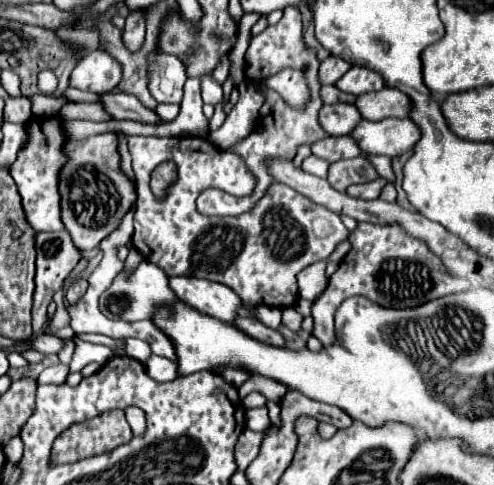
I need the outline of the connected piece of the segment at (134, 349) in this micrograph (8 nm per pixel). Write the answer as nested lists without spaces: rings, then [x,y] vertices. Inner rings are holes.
[[[124,339],[124,345],[126,345],[126,355],[140,361],[140,363],[146,363],[148,357],[152,355],[150,347],[140,339]]]

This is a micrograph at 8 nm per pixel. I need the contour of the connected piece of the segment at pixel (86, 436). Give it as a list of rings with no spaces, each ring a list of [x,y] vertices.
[[[116,409],[116,411],[106,411],[90,421],[84,423],[76,423],[70,429],[66,429],[56,441],[54,441],[54,449],[52,449],[52,463],[74,463],[78,459],[86,459],[92,455],[100,455],[100,453],[110,453],[112,449],[128,443],[132,439],[132,429],[128,427],[128,421],[124,417],[124,411]]]

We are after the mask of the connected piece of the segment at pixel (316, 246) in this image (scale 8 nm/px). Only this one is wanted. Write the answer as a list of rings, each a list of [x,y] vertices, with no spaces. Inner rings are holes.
[[[128,137],[128,151],[132,155],[132,169],[136,175],[136,211],[134,211],[134,247],[142,253],[142,257],[154,265],[158,265],[168,277],[172,275],[192,275],[204,277],[208,281],[220,281],[228,285],[240,299],[242,305],[270,305],[270,307],[292,307],[298,297],[296,275],[308,265],[330,257],[330,253],[338,247],[342,239],[348,237],[348,229],[340,221],[340,217],[326,207],[318,207],[308,197],[296,193],[288,185],[274,183],[266,197],[258,201],[258,205],[240,217],[204,217],[196,211],[196,199],[200,191],[204,191],[206,179],[206,163],[210,163],[210,141],[200,137]],[[172,159],[176,163],[178,177],[166,189],[166,195],[158,199],[148,189],[148,179],[152,169],[160,163]]]

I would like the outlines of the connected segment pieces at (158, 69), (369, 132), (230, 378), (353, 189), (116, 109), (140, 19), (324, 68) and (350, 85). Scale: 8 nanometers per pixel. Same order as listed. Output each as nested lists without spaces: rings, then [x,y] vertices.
[[[152,51],[148,57],[148,77],[150,93],[158,103],[180,105],[186,75],[182,63],[176,57]]]
[[[382,119],[382,121],[362,121],[352,137],[358,141],[360,149],[370,155],[396,157],[420,141],[422,133],[412,119]]]
[[[230,367],[224,369],[220,375],[222,375],[228,383],[232,383],[232,385],[236,385],[236,387],[242,385],[242,383],[250,377],[250,373],[246,373],[246,371],[242,371],[242,369],[230,369]]]
[[[378,177],[378,179],[374,179],[374,181],[370,181],[370,183],[350,185],[350,187],[346,189],[346,193],[348,193],[350,197],[358,197],[358,199],[378,199],[378,197],[380,197],[380,191],[382,191],[382,187],[384,187],[386,183],[388,183],[386,179]]]
[[[102,93],[98,97],[98,103],[104,107],[104,111],[112,119],[134,119],[134,121],[144,121],[144,123],[158,123],[160,117],[146,109],[136,97],[126,95],[126,93]]]
[[[132,11],[128,15],[122,41],[130,53],[136,53],[142,47],[144,43],[144,13],[142,11]]]
[[[330,55],[330,57],[324,59],[322,65],[320,65],[320,81],[322,81],[322,85],[336,83],[350,67],[352,67],[352,65],[348,65],[344,59]]]
[[[352,67],[336,85],[346,93],[362,95],[368,91],[384,89],[384,79],[378,75],[378,71],[372,71],[368,67]]]

